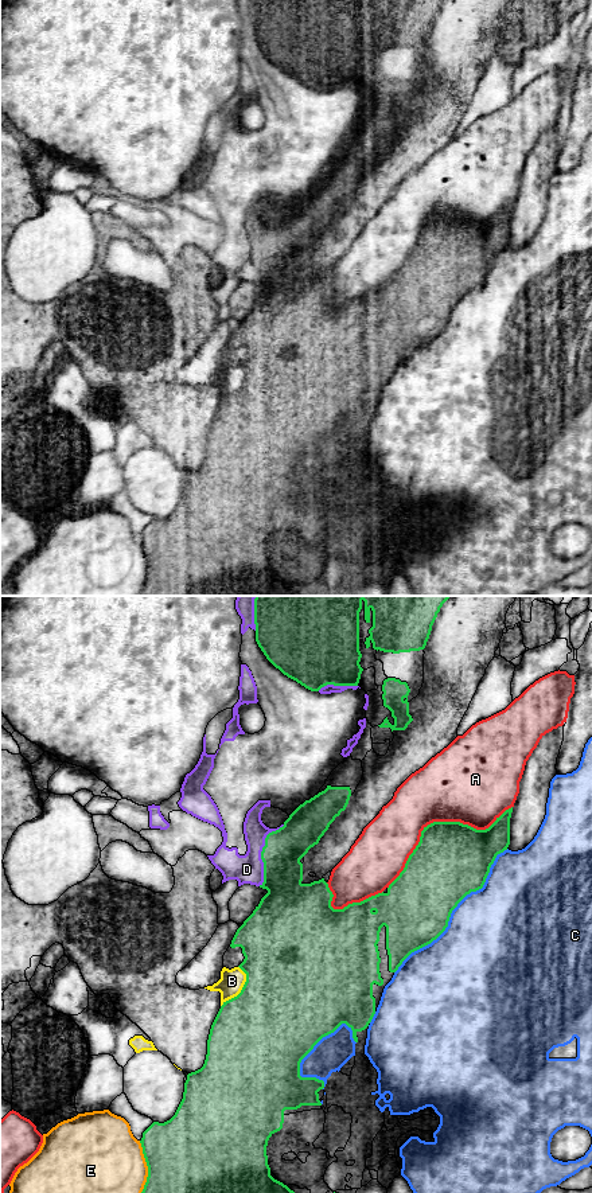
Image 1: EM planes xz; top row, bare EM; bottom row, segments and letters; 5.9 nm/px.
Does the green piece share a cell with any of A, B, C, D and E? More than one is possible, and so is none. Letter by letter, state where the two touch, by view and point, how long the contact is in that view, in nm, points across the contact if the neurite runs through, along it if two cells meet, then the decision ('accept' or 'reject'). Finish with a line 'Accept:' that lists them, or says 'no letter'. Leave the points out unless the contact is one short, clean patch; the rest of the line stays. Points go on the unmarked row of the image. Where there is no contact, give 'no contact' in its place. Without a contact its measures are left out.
A: xz (437, 219) | 900 nm | reject
B: xz (242, 386) | 260 nm | reject
C: xz (452, 307) | 1000 nm | reject
D: xz (261, 249) | 400 nm | reject
E: xz (148, 566) | 340 nm | reject
Accept: no letter

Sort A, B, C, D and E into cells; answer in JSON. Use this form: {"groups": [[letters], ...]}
{"groups": [["A"], ["B", "D"], ["C"], ["E"]]}

